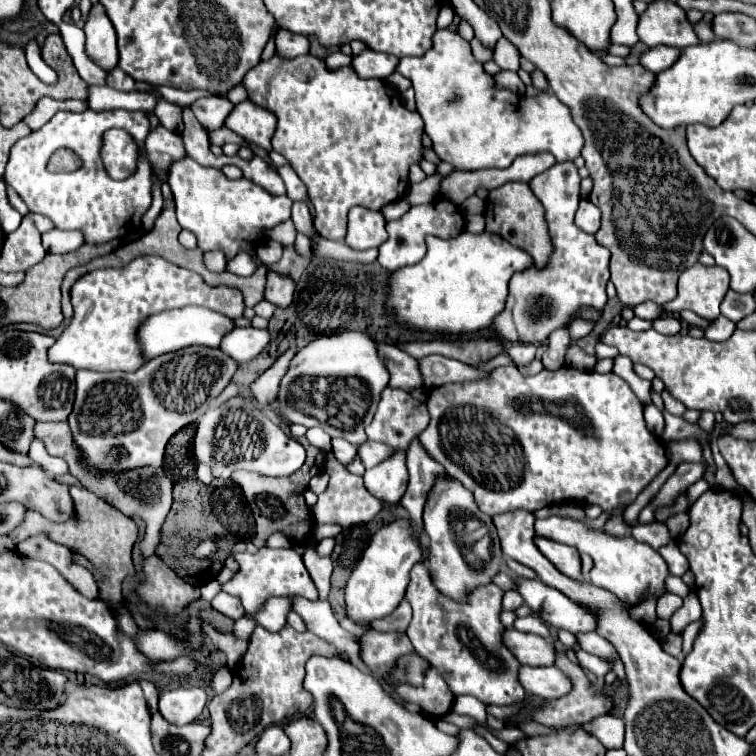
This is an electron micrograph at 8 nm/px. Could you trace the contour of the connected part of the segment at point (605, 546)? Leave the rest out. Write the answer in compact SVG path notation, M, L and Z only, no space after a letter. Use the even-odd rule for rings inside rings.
M549 516L543 520L535 520L535 532L539 536L551 538L555 542L573 546L579 552L587 552L593 558L591 584L613 592L619 600L637 604L637 602L645 600L647 596L653 596L653 594L661 596L665 592L663 584L665 584L665 578L669 576L667 564L659 556L659 552L653 550L645 542L637 542L631 536L625 536L625 538L611 536L605 530L591 528L587 522L575 520L569 516Z

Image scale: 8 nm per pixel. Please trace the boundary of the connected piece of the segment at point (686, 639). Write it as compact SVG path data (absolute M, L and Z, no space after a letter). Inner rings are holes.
M697 620L697 622L691 622L691 624L683 630L683 634L681 634L681 636L683 636L683 654L689 654L689 652L691 652L693 642L695 642L701 626L703 626L703 620Z

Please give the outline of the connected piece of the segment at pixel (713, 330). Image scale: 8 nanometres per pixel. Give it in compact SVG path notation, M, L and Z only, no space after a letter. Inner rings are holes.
M719 316L719 318L711 320L709 326L705 328L705 338L713 340L713 342L723 342L733 334L733 330L735 330L735 322L731 322L725 316Z

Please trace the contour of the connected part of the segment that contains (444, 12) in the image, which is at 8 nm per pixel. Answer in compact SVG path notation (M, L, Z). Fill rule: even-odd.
M451 6L442 7L439 11L436 22L437 28L438 29L447 28L452 23L454 16L455 16L455 12L453 12Z

